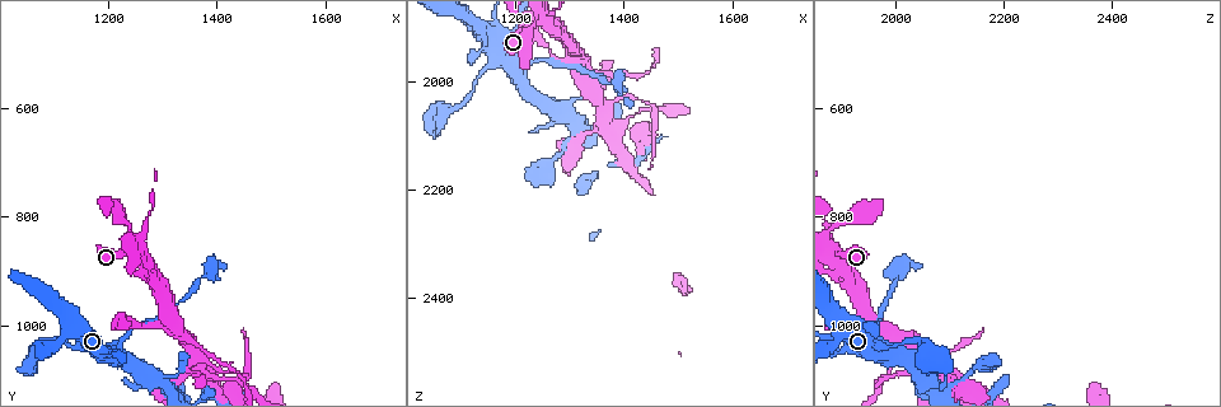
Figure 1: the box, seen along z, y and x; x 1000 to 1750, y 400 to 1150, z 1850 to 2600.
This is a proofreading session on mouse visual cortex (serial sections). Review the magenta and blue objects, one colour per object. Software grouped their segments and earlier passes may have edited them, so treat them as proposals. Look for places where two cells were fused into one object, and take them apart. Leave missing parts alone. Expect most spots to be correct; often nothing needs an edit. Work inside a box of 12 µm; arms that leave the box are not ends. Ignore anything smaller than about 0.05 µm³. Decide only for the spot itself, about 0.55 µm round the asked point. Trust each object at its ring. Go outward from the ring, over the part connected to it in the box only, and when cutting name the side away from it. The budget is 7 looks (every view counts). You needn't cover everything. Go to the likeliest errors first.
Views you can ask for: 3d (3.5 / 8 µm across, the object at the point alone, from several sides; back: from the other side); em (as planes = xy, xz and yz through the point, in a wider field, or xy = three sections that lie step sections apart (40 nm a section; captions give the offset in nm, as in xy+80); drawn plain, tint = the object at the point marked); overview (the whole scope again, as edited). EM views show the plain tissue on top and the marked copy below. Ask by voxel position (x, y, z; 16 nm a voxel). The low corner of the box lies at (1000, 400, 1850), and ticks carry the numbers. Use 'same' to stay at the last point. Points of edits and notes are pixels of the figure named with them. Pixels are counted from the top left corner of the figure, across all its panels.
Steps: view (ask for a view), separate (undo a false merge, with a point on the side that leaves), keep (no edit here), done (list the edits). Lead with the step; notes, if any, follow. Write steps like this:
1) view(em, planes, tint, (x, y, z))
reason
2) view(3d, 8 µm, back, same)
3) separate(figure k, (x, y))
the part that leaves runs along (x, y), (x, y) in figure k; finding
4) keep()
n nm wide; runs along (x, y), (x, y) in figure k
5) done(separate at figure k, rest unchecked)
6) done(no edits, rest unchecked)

view(3d, 3.5 µm, (1445, 1100, 2055))
narrows sharply

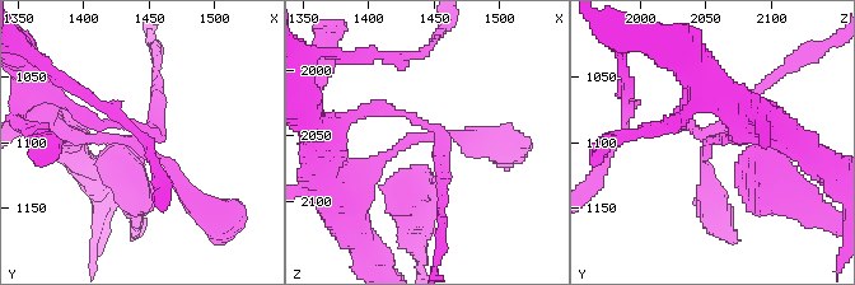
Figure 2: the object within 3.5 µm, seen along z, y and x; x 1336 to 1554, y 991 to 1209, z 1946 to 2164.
view(em, xy, step 1, tint, (1440, 1102, 2050))

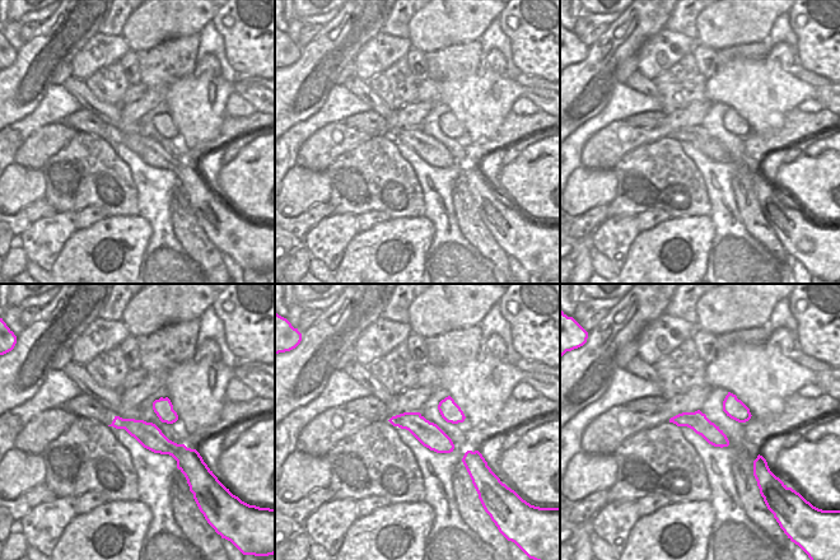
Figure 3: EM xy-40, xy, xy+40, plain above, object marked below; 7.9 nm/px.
view(em, xy, step 3, tint, same)
cut it another way

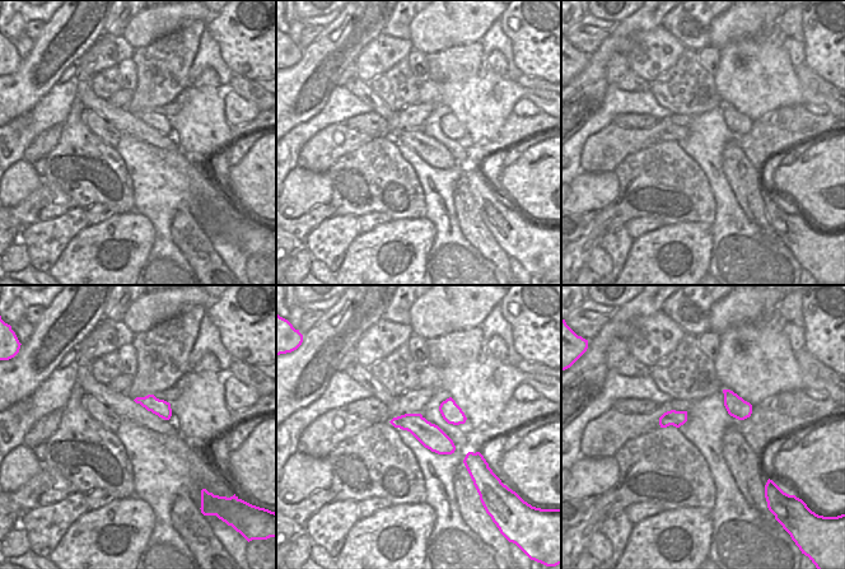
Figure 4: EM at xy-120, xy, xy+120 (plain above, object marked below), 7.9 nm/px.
keep()
runs along (65, 131), (150, 146), (158, 96) in figure 2; one cell here

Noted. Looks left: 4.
view(3d, 3.5 µm, (1225, 1035, 1970))
calibre changes

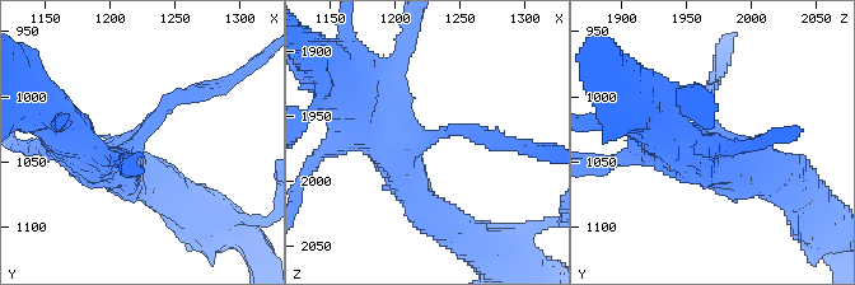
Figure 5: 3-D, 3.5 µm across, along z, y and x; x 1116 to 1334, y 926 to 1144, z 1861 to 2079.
view(em, xy, step 3, tint, (1224, 1034, 1966))
shape alone is not enough

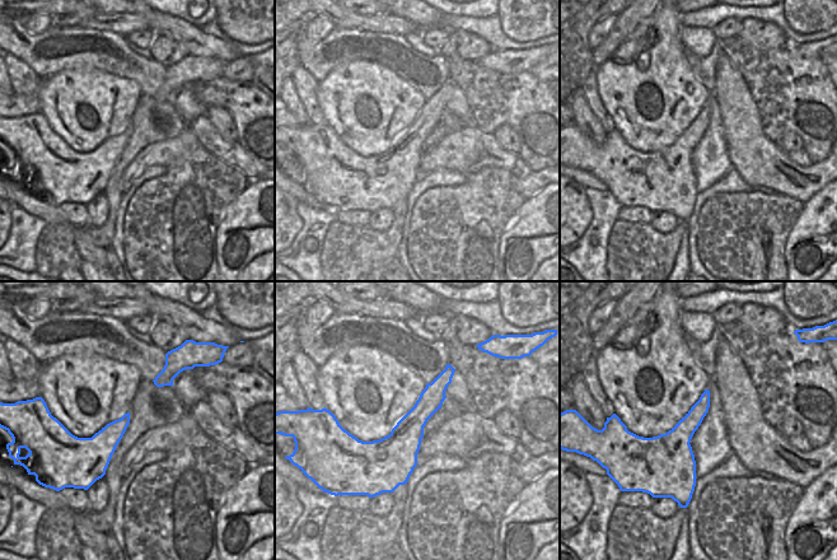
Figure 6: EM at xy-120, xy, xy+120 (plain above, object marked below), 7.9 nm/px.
keep()
runs along (93, 160), (112, 168), (176, 98), (206, 90) in figure 5; continuous, no second cell

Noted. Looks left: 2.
view(3d, 3.5 µm, (1275, 1100, 2065))
sharp bend

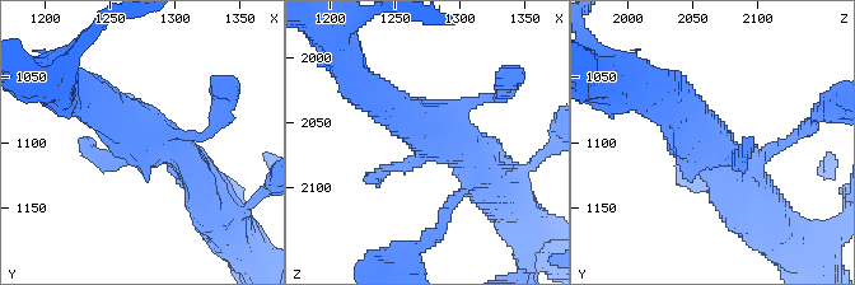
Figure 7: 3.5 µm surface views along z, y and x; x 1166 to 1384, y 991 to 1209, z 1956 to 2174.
view(em, xy, step 5, tint, (1278, 1098, 2058))

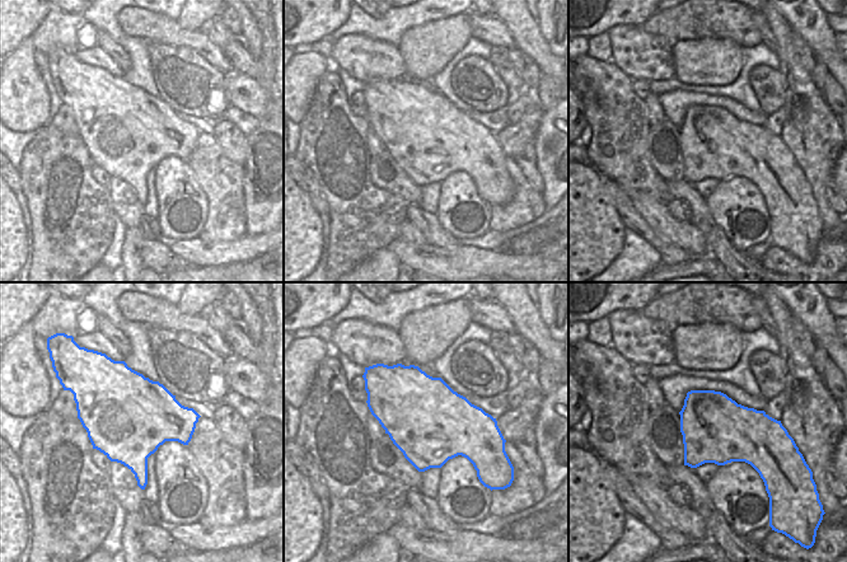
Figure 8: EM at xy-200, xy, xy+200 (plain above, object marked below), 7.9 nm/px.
keep()
runs along (372, 92), (466, 153), (470, 186) in figure 7; one cell here

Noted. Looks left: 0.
done(no edits, rest unchecked)

